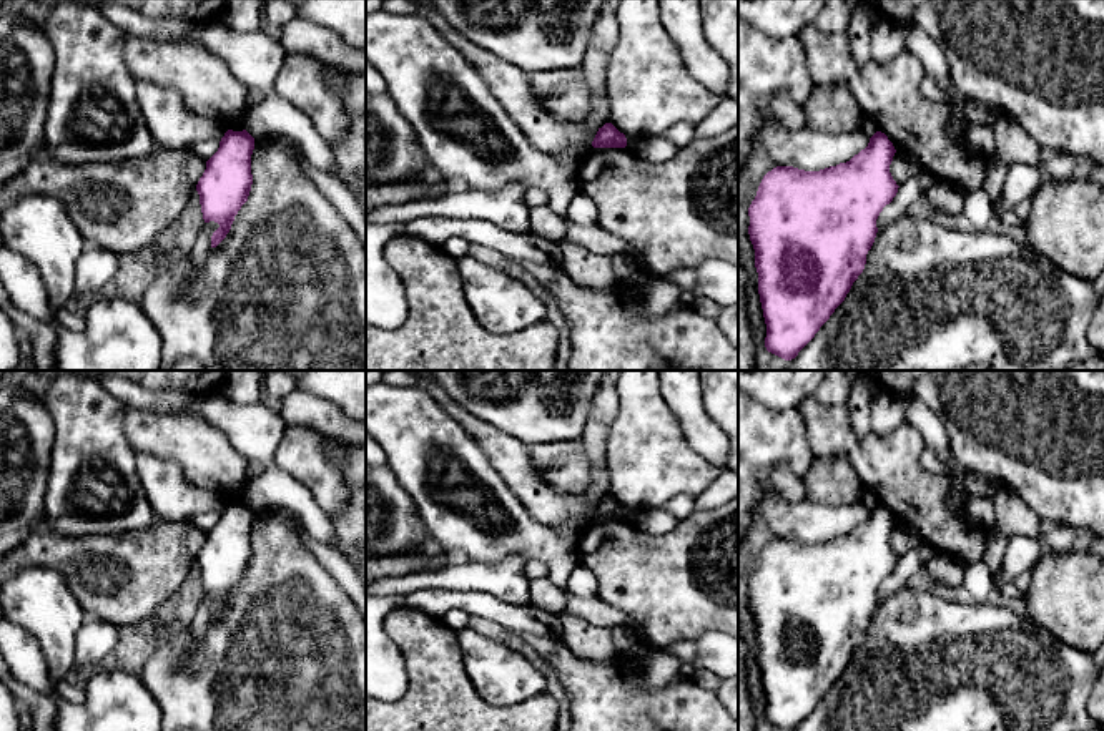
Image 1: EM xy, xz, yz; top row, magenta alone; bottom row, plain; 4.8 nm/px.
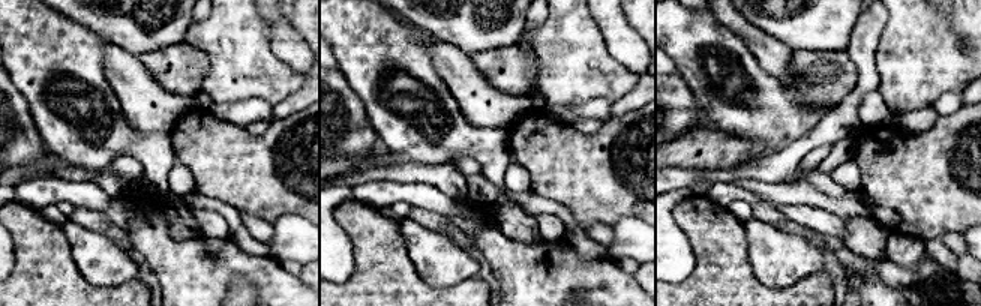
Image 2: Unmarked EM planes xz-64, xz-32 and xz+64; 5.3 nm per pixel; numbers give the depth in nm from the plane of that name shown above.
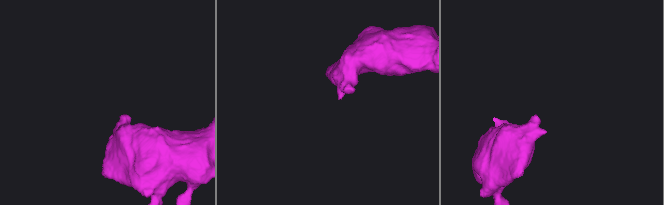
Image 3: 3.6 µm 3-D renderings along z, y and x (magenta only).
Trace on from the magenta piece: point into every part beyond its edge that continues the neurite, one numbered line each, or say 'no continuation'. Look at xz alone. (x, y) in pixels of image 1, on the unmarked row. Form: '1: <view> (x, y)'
no continuation

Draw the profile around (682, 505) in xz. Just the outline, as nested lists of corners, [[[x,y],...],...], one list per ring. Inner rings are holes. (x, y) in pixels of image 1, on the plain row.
[[[682,493],[682,495],[675,495],[673,498],[667,500],[658,508],[662,508],[662,510],[675,515],[678,520],[682,520],[695,512],[695,500],[697,500],[697,497]]]

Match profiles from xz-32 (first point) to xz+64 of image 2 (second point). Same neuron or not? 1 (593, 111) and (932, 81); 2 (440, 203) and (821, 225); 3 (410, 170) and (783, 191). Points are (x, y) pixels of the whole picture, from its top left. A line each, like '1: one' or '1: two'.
1: two
2: one
3: two

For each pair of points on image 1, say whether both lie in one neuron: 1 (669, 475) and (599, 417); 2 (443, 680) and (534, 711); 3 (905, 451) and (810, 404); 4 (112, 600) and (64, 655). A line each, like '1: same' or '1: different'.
1: different
2: same
3: same
4: different

